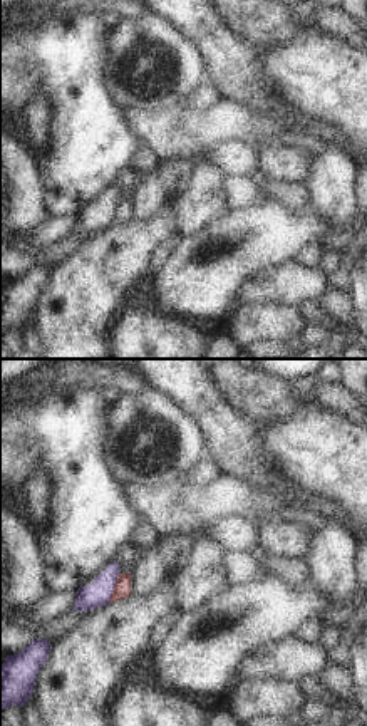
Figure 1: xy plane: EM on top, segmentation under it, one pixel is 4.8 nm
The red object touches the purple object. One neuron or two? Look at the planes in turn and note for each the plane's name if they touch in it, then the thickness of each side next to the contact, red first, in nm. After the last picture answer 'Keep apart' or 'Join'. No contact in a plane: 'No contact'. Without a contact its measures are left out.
Touches red in xy. Thickness 80 nm (red) against 120 nm

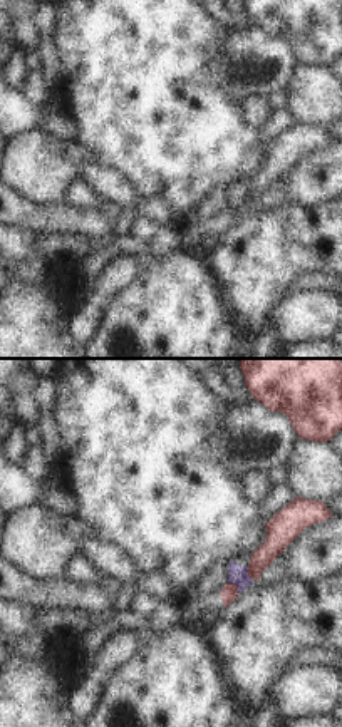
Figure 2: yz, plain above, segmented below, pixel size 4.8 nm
Touches red in yz. Thickness 80 nm (red) against 100 nm

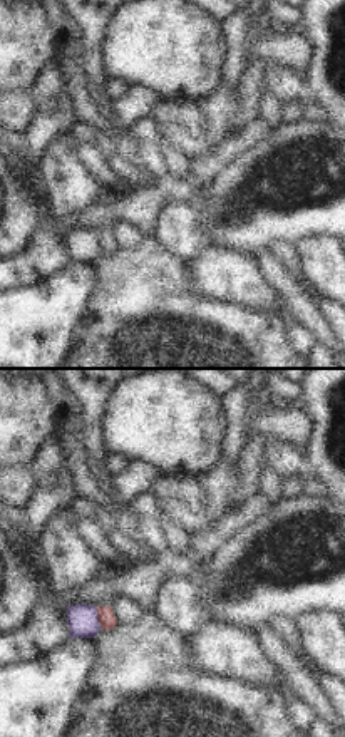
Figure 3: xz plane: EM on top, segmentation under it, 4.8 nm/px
Touches red in xz. Thickness 80 nm (red) against 140 nm

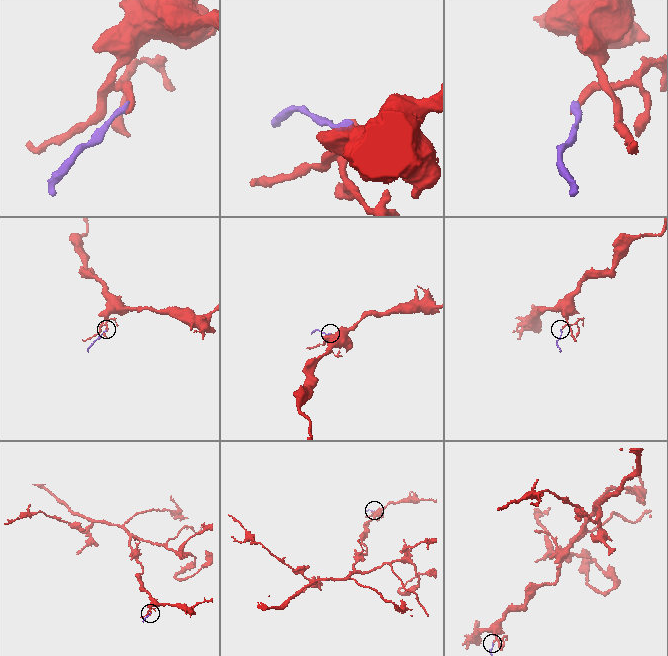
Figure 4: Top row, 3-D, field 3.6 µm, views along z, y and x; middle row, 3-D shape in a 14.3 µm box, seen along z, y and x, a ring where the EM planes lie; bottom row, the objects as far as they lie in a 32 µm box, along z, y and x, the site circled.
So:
Keep apart

